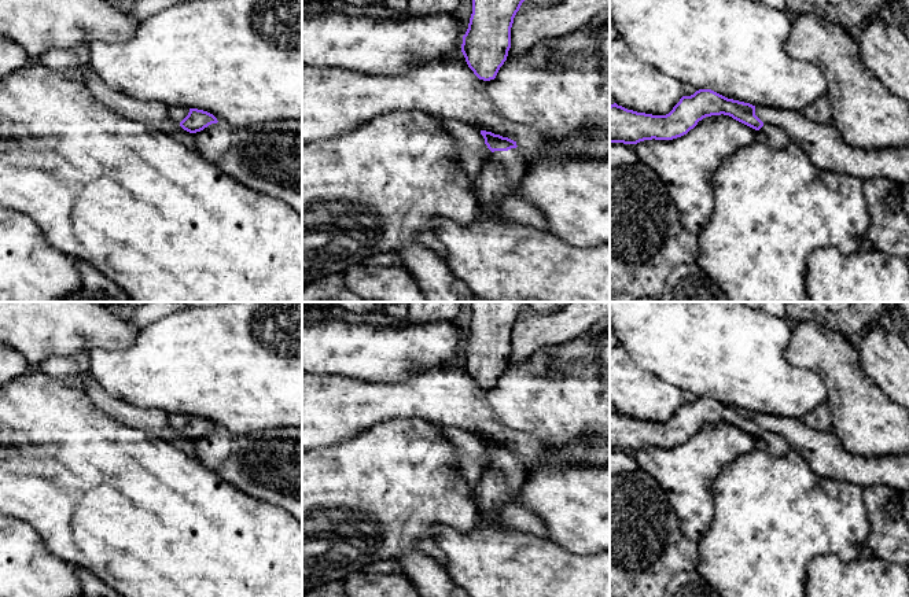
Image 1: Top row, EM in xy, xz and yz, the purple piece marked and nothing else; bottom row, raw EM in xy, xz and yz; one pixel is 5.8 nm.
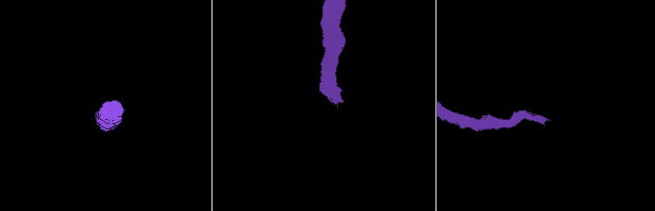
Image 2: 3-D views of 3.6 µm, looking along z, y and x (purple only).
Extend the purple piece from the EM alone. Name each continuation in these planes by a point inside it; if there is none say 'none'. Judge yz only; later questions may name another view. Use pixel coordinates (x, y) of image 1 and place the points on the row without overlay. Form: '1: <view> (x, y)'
1: yz (823, 450)

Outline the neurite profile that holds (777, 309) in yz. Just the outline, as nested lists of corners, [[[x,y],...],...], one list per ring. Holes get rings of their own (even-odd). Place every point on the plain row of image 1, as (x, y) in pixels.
[[[762,302],[759,309],[777,317],[785,317],[784,302]]]

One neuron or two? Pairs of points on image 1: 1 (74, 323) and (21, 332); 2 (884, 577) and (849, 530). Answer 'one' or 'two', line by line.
1: one
2: two

